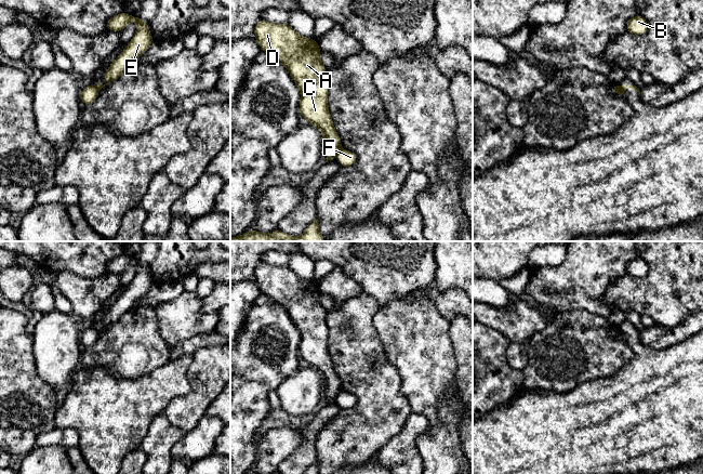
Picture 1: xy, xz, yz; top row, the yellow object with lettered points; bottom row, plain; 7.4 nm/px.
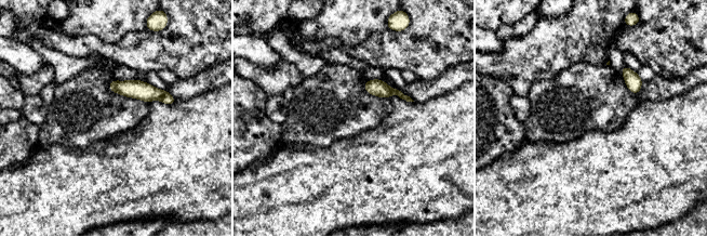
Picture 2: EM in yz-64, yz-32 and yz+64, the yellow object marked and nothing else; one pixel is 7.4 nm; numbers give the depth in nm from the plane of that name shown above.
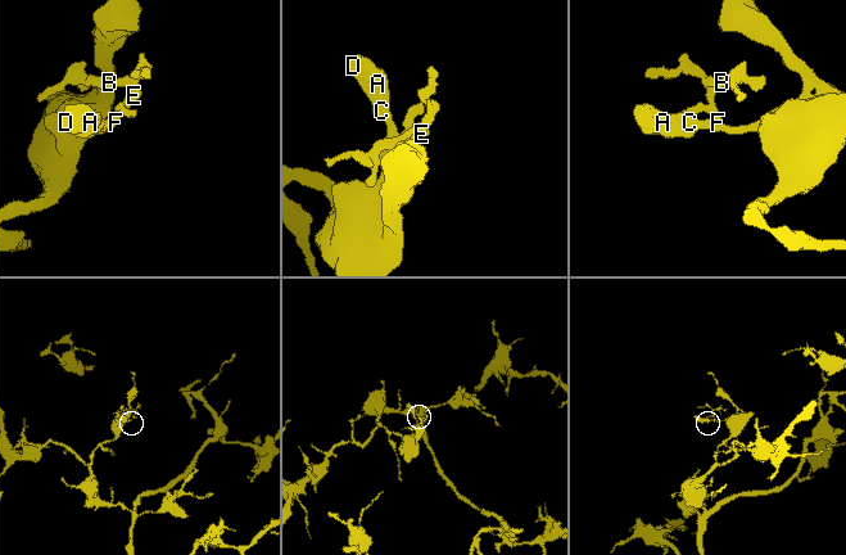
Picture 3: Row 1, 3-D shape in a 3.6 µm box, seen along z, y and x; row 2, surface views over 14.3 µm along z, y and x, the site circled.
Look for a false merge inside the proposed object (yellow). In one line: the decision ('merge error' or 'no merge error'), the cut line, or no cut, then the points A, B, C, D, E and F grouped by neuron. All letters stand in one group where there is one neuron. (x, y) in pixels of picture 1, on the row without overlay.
merge error; cut in yz along (620, 328), (623, 332); A C D / B E F

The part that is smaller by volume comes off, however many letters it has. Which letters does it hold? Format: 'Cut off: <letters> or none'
Cut off: B, E, F

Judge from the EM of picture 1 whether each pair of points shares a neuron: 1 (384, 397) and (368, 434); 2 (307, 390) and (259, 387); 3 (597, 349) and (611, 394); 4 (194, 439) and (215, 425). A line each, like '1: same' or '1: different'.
1: same
2: different
3: different
4: same

